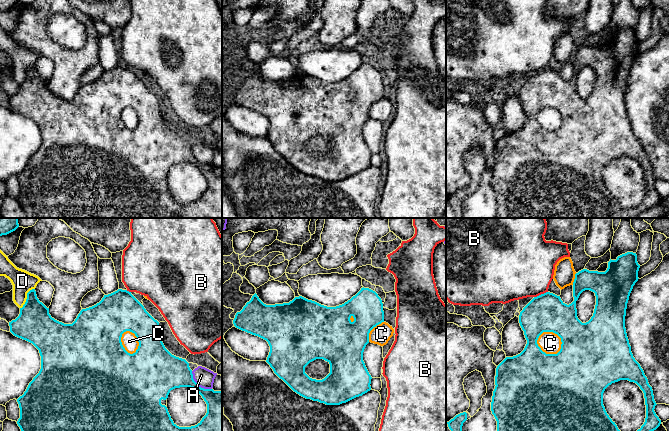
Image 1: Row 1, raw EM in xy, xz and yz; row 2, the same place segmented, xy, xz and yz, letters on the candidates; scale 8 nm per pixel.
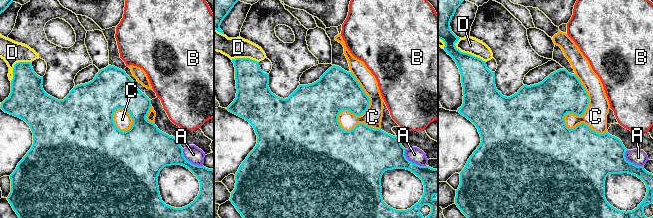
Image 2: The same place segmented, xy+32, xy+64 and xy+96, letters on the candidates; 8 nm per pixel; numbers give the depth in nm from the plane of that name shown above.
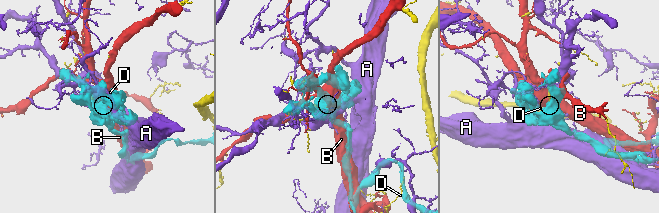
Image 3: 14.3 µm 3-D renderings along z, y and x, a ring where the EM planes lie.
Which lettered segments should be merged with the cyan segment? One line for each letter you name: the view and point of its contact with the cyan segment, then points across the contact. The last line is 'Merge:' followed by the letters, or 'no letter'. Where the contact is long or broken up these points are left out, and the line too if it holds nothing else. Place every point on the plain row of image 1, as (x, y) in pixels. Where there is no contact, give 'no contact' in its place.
Merge: no letter

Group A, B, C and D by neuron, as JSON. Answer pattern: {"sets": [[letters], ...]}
{"sets": [["A"], ["B", "D"], ["C"]]}

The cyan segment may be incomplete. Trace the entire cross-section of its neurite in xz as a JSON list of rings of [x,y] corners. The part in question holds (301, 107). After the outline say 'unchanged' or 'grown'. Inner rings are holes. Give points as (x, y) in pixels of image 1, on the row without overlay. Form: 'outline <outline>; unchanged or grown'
outline [[[369,65],[361,66],[350,76],[336,83],[327,83],[302,72],[295,73],[289,79],[266,81],[255,69],[233,96],[236,104],[266,116],[270,128],[266,138],[274,149],[300,172],[326,181],[340,181],[371,166],[371,151],[363,137],[363,128],[369,119],[369,109],[384,98],[383,79],[378,70]],[[316,135],[330,140],[330,149],[322,156],[310,154],[305,143]]]; unchanged

